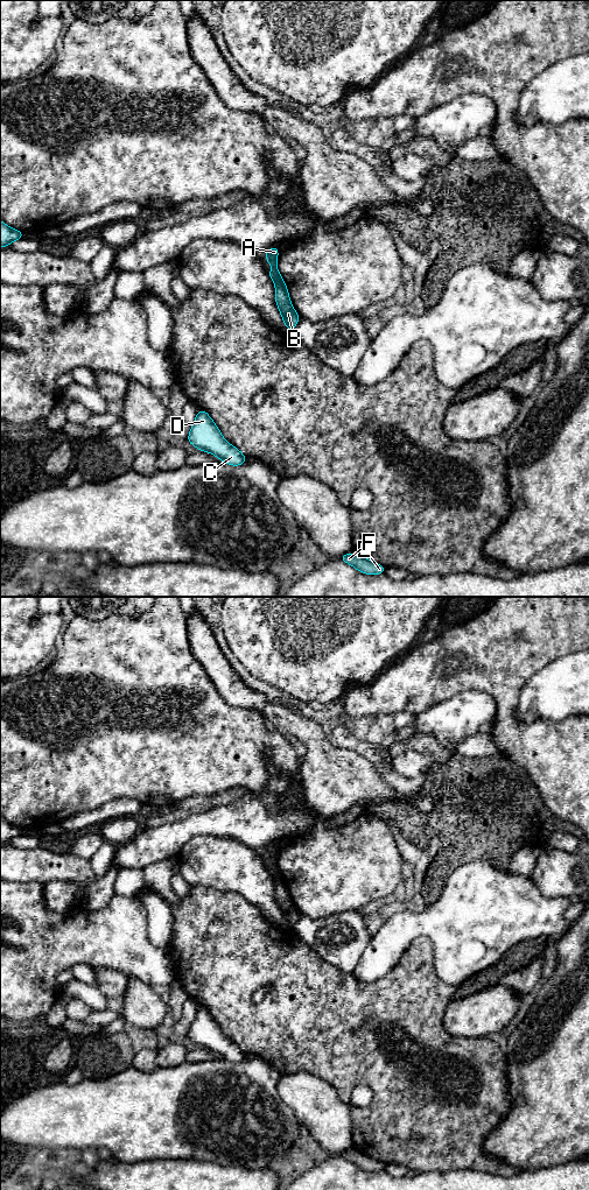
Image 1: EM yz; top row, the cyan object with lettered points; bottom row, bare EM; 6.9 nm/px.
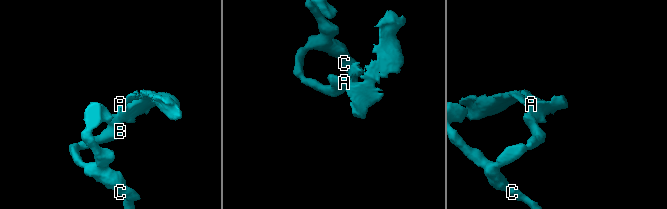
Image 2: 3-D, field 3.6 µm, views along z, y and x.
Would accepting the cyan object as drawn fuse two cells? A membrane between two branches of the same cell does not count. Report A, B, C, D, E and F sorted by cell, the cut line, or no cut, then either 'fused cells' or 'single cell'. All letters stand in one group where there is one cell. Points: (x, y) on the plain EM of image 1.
A / B C D E F; cut in yz along (275, 880), (285, 885); fused cells

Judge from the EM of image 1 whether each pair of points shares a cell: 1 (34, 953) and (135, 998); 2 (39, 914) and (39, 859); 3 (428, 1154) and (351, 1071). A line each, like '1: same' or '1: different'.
1: different
2: different
3: same

